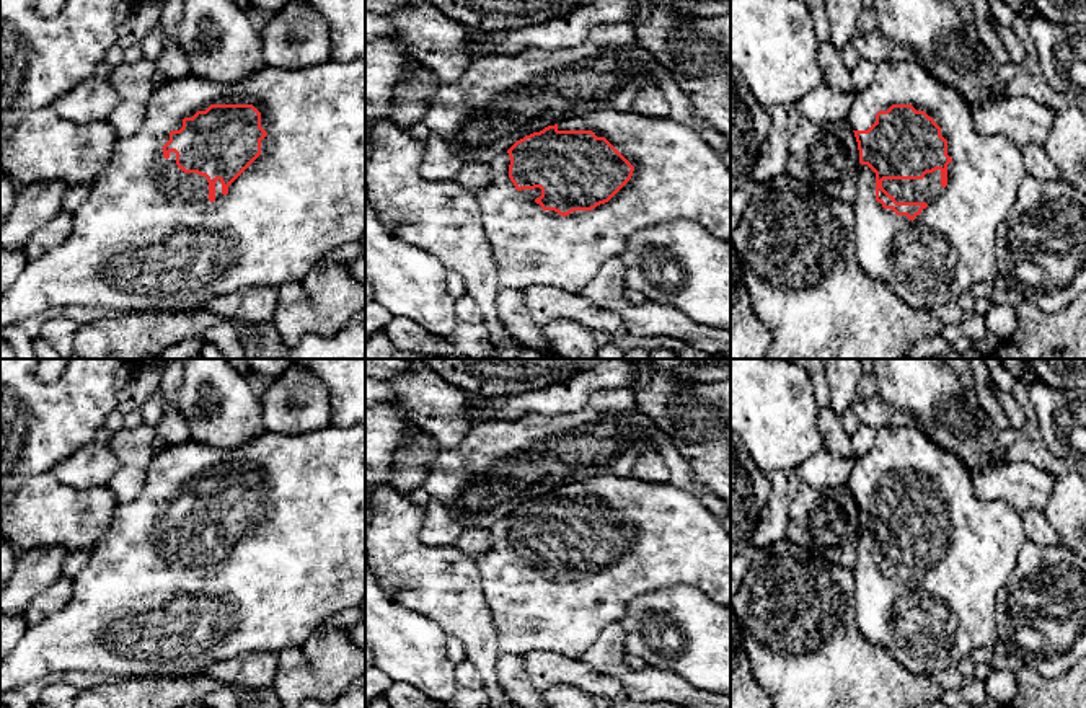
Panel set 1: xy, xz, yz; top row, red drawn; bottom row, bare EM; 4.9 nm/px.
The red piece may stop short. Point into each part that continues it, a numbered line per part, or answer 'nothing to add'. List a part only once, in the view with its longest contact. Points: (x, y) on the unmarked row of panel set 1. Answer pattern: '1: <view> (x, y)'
1: yz (936, 623)

